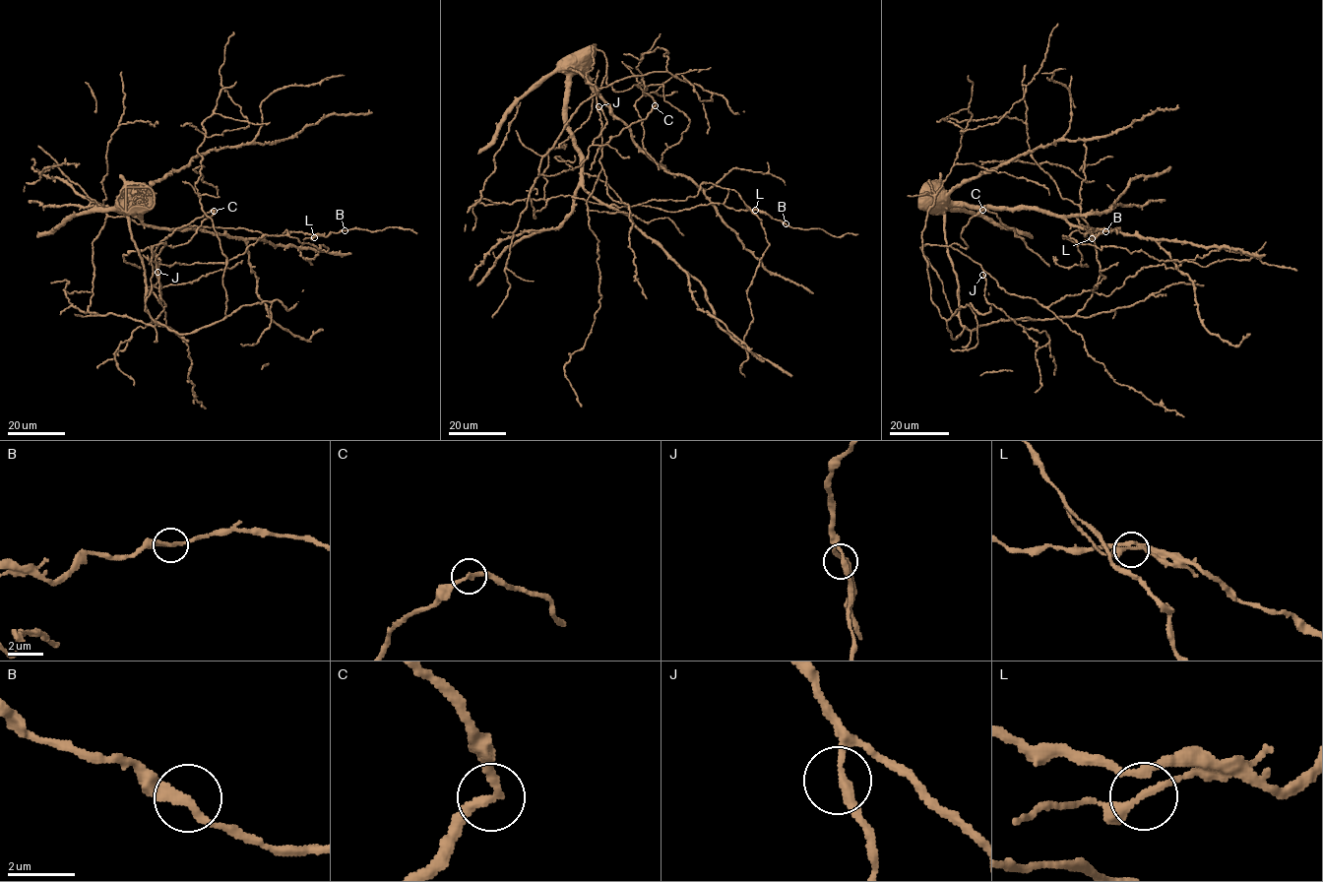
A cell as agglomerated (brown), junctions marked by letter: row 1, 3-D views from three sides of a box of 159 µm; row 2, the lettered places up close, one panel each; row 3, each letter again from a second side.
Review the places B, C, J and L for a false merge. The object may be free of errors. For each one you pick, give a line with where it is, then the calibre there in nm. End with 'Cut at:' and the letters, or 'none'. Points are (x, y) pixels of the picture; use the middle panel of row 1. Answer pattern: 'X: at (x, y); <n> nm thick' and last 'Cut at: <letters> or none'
C: at (655, 105); 260 nm thick
Cut at: C

